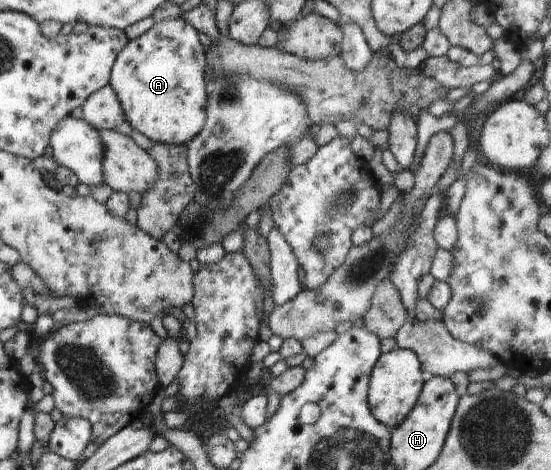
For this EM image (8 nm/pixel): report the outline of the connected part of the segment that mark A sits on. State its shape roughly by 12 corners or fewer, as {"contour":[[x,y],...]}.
{"contour":[[183,16],[130,39],[109,85],[134,130],[184,145],[207,117]]}

